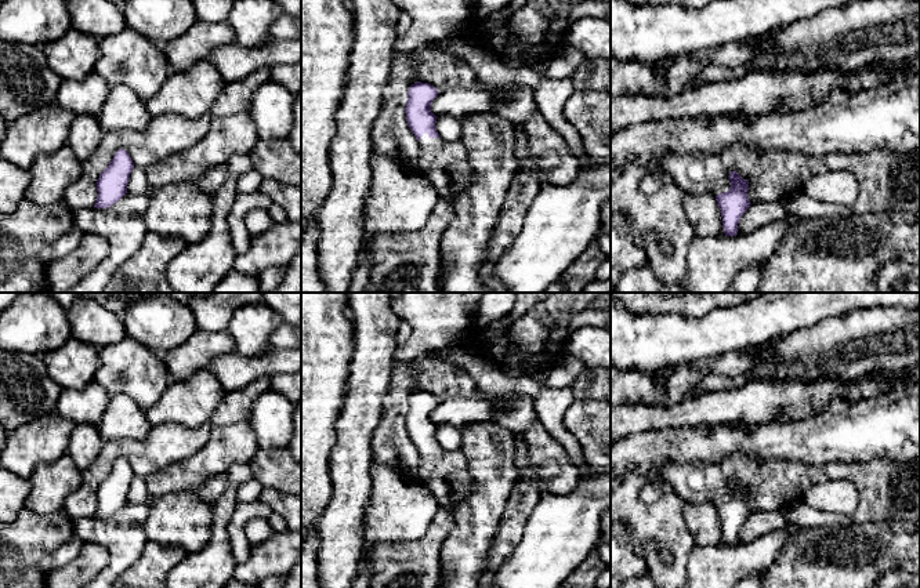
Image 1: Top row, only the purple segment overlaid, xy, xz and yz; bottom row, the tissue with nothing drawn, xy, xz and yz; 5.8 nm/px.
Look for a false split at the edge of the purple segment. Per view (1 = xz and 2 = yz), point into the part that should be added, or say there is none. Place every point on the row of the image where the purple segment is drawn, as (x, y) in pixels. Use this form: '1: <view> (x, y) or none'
1: xz (445, 164)
2: none

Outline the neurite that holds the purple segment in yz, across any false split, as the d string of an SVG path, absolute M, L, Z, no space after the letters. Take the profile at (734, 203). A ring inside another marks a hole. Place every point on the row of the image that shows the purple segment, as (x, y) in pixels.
M736 171L729 173L731 188L728 192L716 196L722 217L725 236L738 235L738 224L750 207L747 196L749 181L743 179Z

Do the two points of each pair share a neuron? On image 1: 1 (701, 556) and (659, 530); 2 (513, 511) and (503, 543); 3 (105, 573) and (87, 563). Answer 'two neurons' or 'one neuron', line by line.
1: two neurons
2: one neuron
3: two neurons

